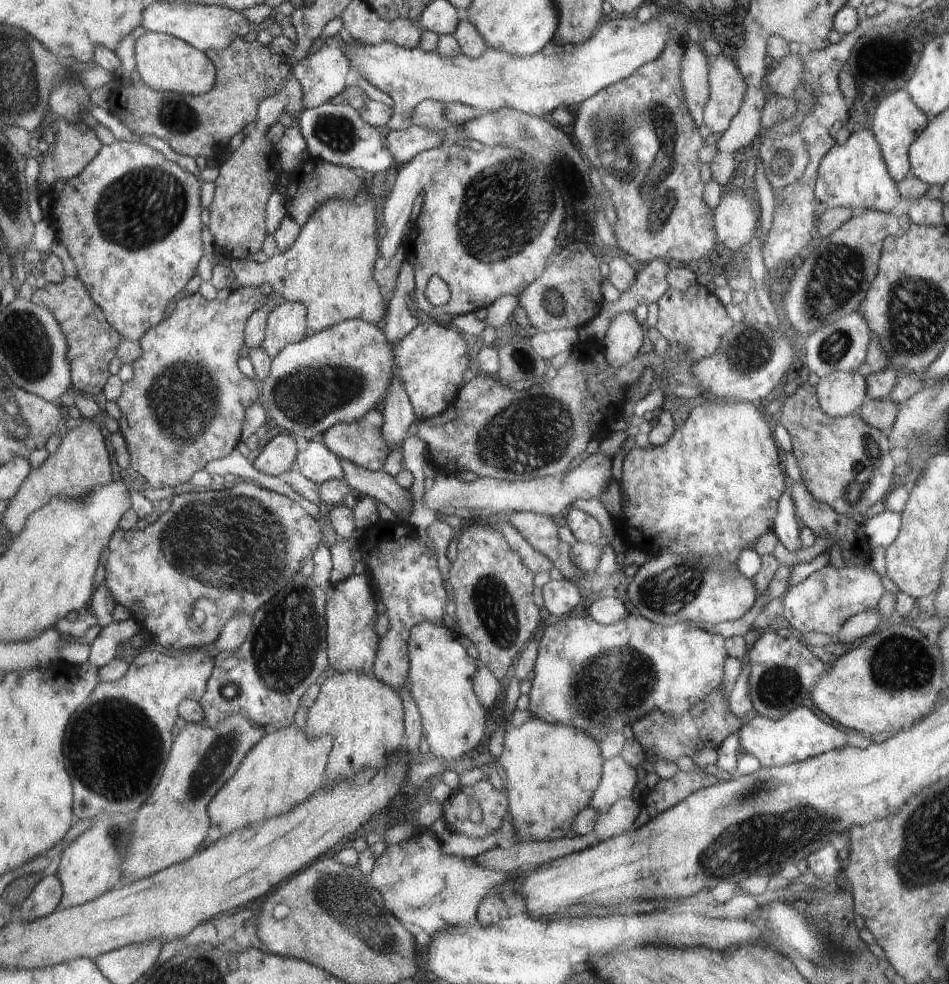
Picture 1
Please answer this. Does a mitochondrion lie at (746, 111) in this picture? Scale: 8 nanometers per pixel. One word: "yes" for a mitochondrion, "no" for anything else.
no

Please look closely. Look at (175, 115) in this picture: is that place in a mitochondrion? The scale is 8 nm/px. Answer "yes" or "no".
yes

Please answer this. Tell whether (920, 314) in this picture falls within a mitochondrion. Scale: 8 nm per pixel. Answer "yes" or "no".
yes

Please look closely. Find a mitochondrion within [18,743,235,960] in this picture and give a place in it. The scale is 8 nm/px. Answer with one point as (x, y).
(116, 834)

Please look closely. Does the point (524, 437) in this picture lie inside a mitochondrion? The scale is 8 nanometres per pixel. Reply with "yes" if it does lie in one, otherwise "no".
yes

